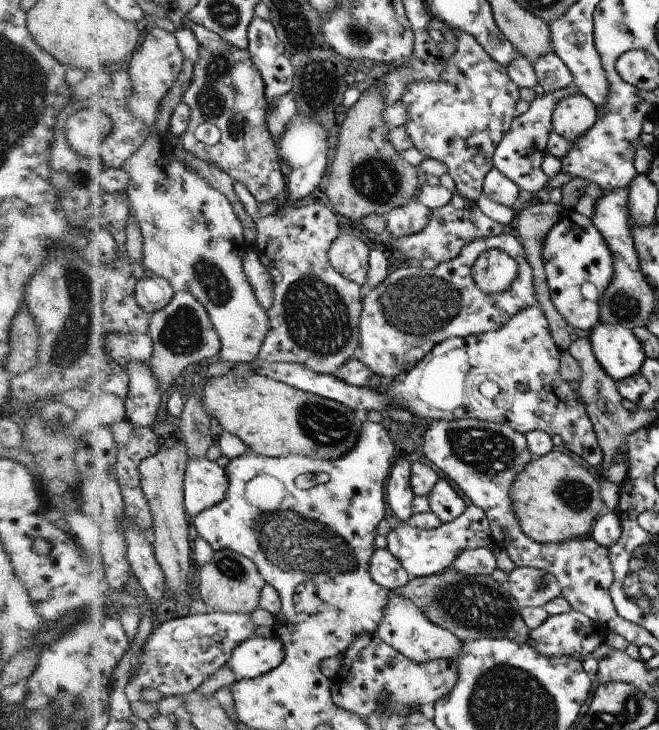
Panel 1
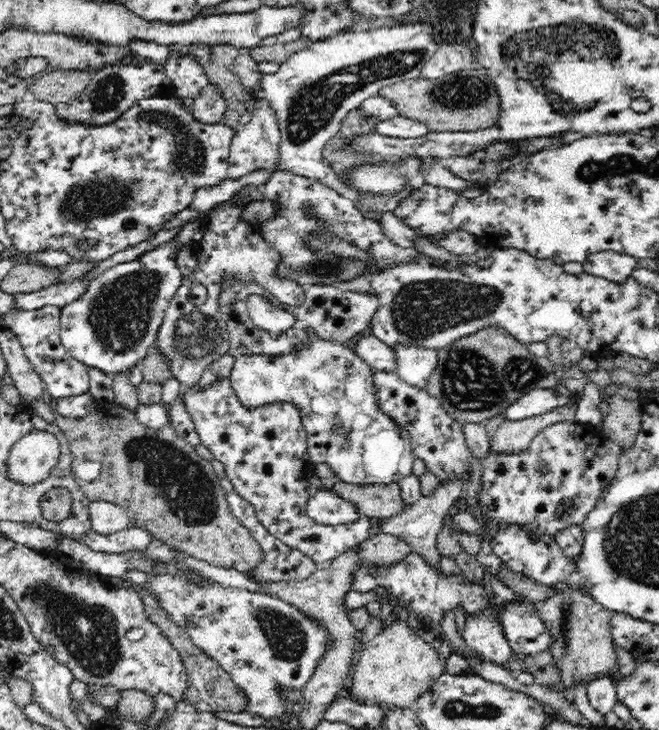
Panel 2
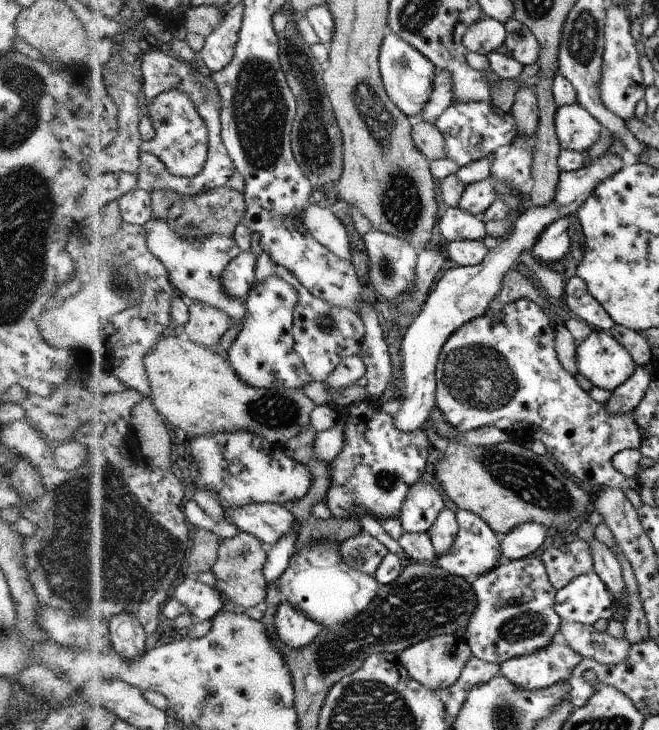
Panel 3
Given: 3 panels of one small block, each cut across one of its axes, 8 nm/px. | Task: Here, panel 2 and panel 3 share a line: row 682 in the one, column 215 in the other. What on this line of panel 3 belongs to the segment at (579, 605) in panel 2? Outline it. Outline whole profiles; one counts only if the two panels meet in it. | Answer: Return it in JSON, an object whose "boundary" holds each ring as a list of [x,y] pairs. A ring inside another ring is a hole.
{"boundary":[[[242,531],[237,537],[226,538],[221,542],[220,558],[213,568],[218,577],[217,586],[228,600],[232,600],[244,608],[258,606],[269,595],[269,582],[265,575],[265,568],[269,554],[267,545],[255,534]]]}

